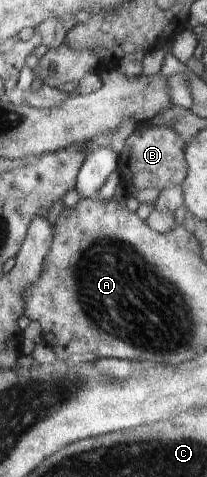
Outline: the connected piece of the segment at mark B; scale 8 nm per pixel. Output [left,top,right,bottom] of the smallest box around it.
[117,123,188,190]

